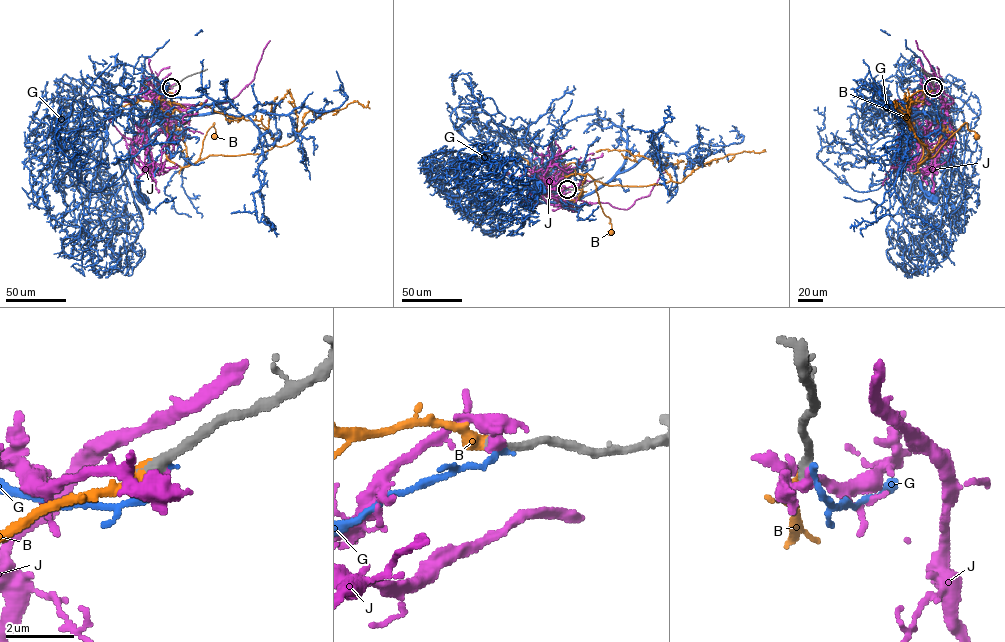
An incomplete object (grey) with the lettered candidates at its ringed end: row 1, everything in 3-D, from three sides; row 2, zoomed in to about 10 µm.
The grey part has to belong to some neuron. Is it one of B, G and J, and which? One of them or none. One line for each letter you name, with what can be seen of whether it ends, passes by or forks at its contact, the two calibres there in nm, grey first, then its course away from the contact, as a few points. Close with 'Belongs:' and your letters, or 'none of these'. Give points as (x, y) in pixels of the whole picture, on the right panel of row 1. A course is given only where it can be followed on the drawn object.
B: It ends there. Thickness 340 nm (grey) against 400 nm. Its course: (933, 87), (917, 100), (910, 114), (923, 147), (918, 167), (933, 156), (964, 123), (977, 137)
Belongs: B

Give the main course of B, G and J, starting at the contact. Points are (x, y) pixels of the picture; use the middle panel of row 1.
B: (567, 189), (559, 184), (555, 168), (563, 167), (562, 179), (590, 176), (610, 218), (610, 233)
G: (567, 189), (554, 193), (539, 181), (525, 187), (529, 190), (528, 195), (533, 177), (537, 188)
J: (567, 189), (551, 192), (553, 198), (608, 203), (626, 209), (649, 194), (665, 171)

